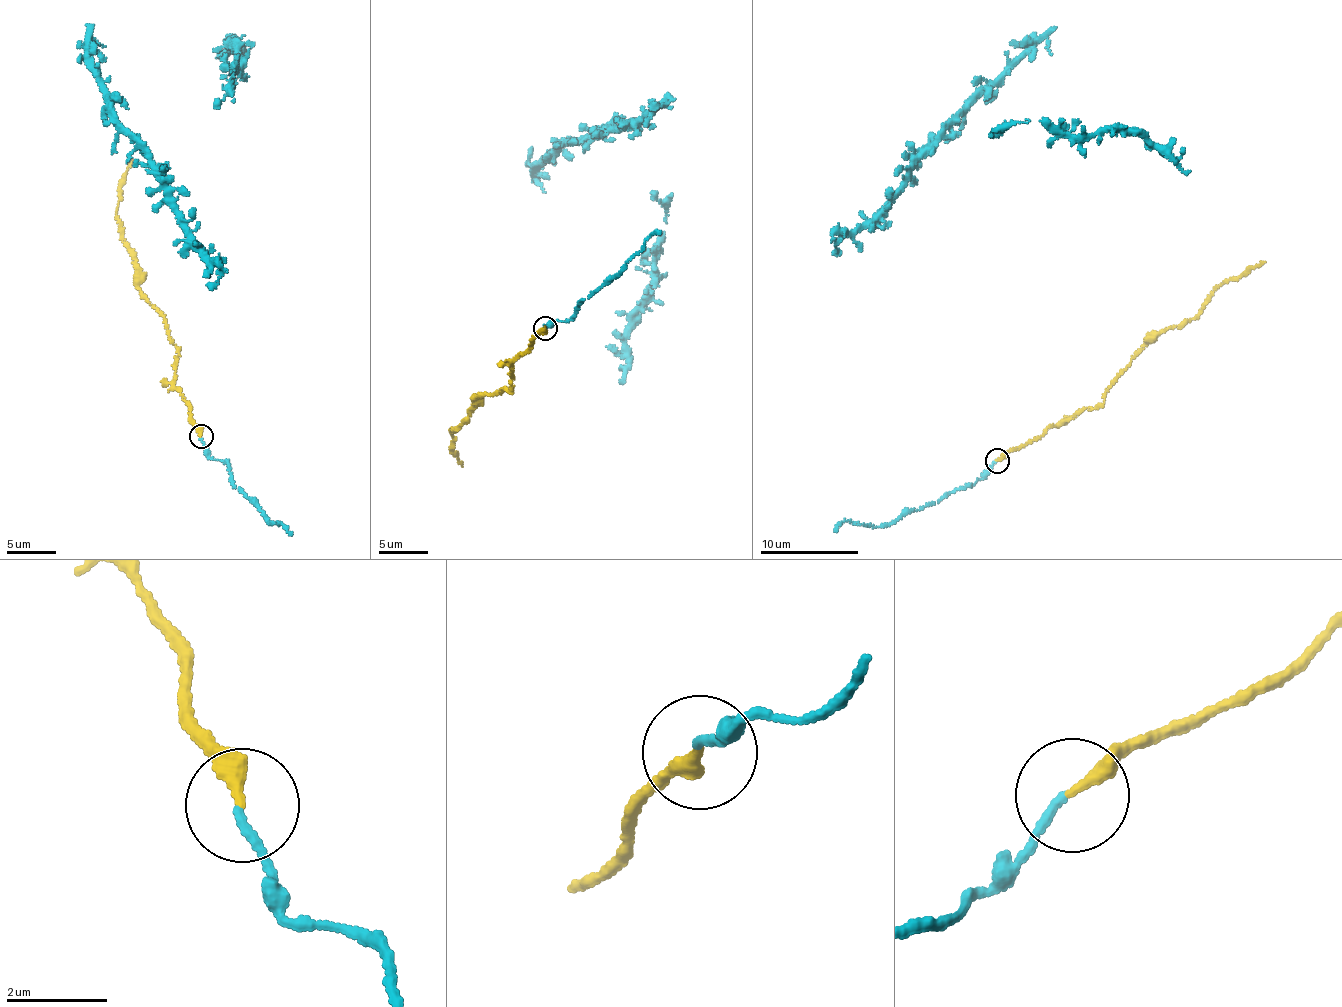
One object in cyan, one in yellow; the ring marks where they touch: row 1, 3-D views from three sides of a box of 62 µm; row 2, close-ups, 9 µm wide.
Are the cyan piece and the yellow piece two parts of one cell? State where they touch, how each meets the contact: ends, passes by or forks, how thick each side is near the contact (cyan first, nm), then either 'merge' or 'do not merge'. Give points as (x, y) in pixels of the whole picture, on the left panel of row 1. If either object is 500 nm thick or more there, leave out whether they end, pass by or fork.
place (201, 436); cyan ends; yellow ends; calibres 160 and 280 nm; merge

